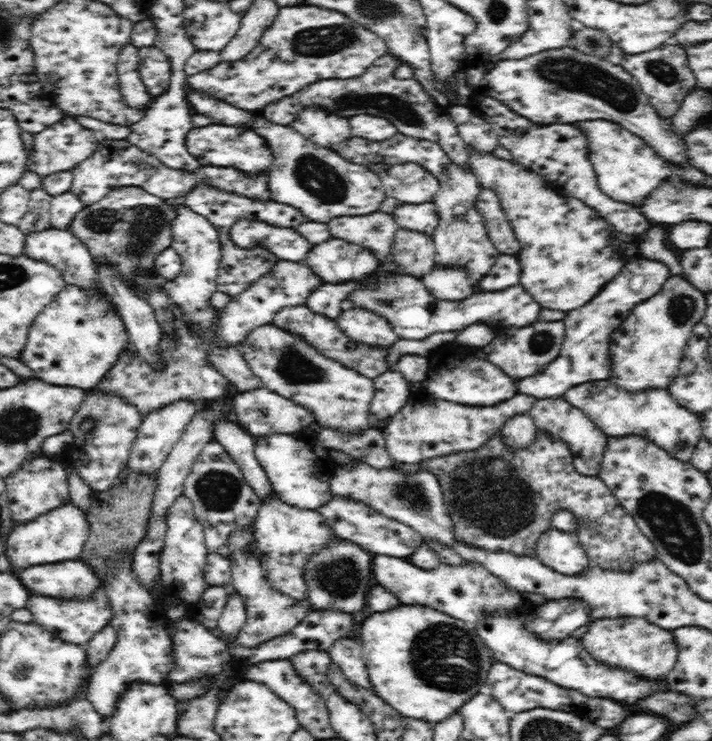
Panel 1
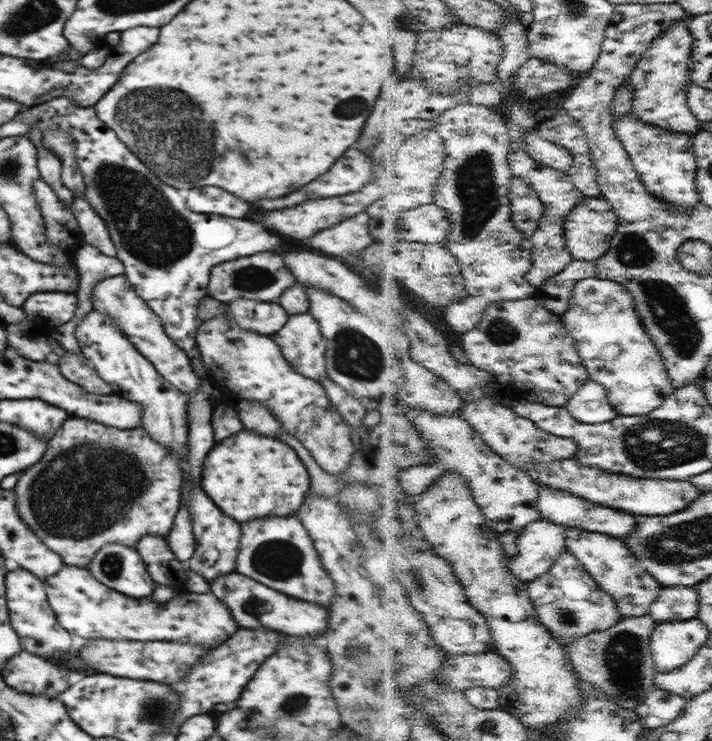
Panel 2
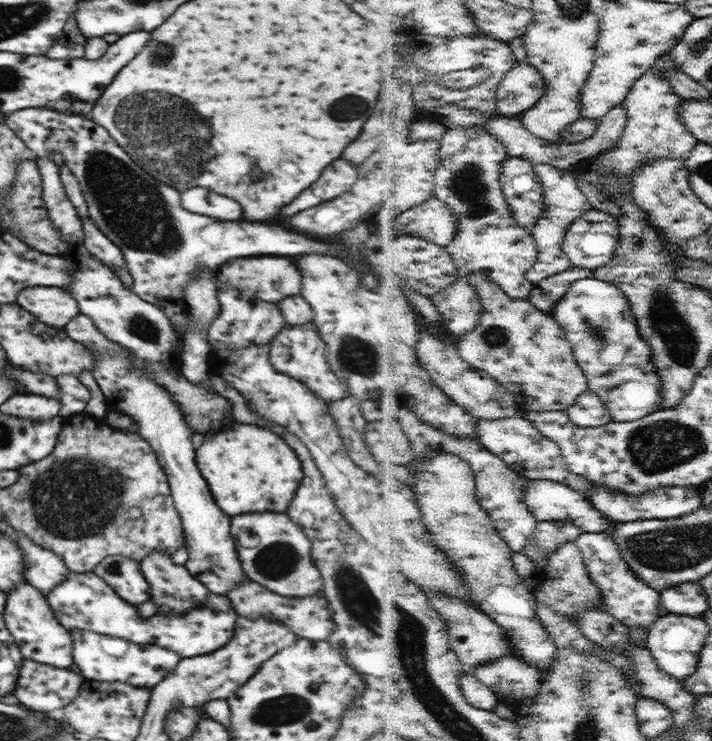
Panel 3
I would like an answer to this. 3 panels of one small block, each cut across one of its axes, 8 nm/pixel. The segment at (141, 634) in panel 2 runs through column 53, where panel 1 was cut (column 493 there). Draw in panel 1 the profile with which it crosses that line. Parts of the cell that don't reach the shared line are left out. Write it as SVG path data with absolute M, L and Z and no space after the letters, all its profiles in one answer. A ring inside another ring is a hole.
M380 555L374 556L372 572L378 584L392 592L402 604L428 606L464 622L481 621L488 613L502 609L510 613L517 612L516 608L527 601L525 594L512 591L497 576L472 561L466 561L464 565L456 568L441 564L438 568L422 570L408 564L406 560Z

